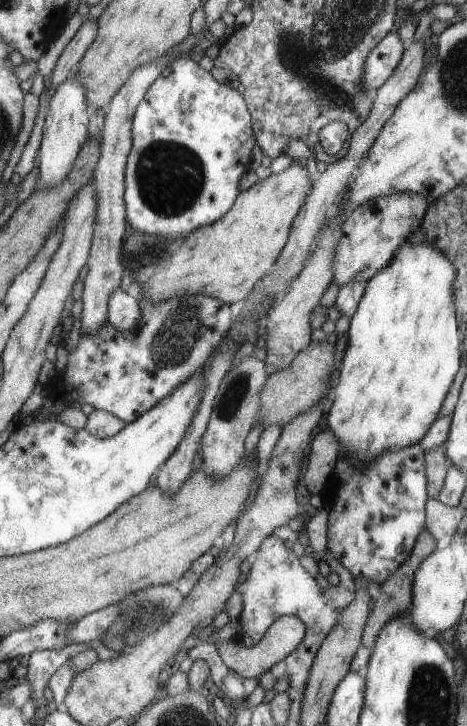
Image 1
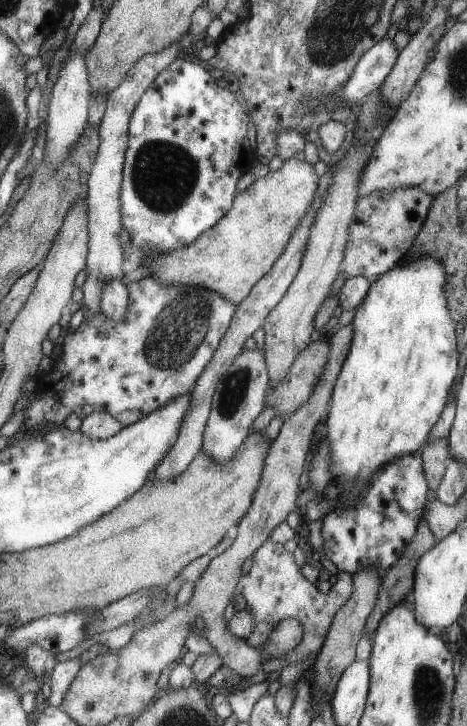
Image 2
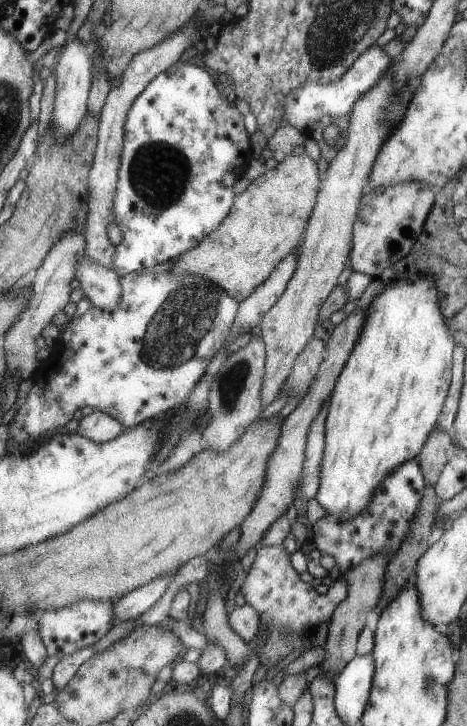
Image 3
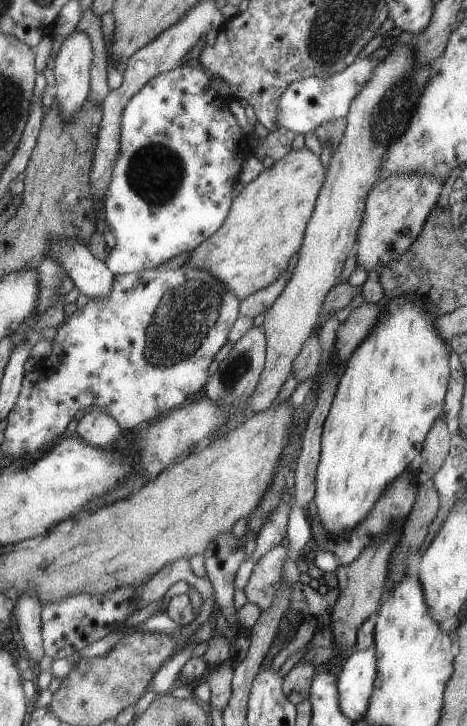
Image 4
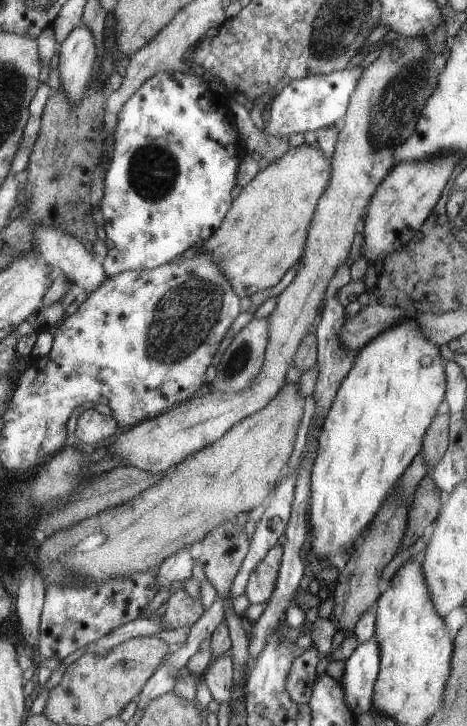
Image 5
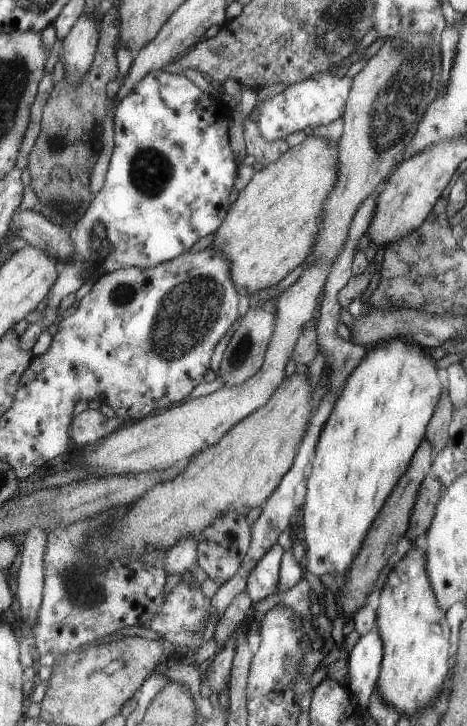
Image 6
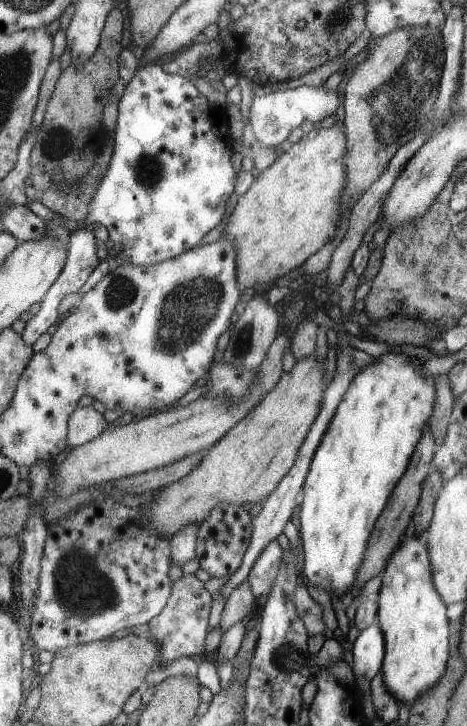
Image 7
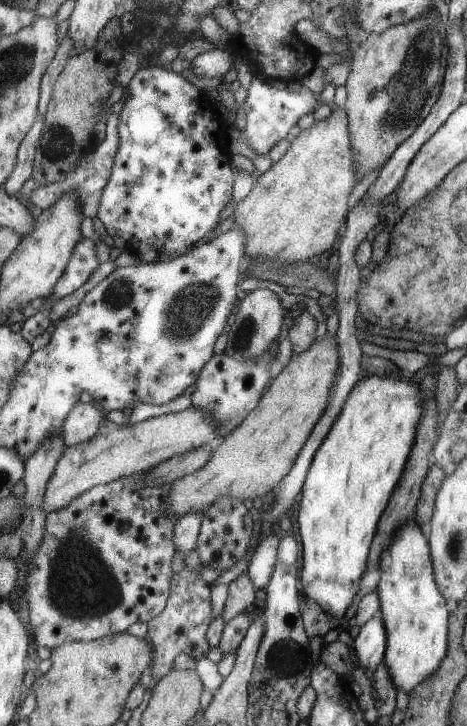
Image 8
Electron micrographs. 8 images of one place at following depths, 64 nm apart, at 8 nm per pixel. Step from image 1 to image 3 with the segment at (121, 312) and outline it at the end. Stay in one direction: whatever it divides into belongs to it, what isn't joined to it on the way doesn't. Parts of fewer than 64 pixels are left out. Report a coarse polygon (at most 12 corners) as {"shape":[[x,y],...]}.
{"shape":[[85,252],[75,280],[90,304],[111,312],[122,299],[118,274]]}

